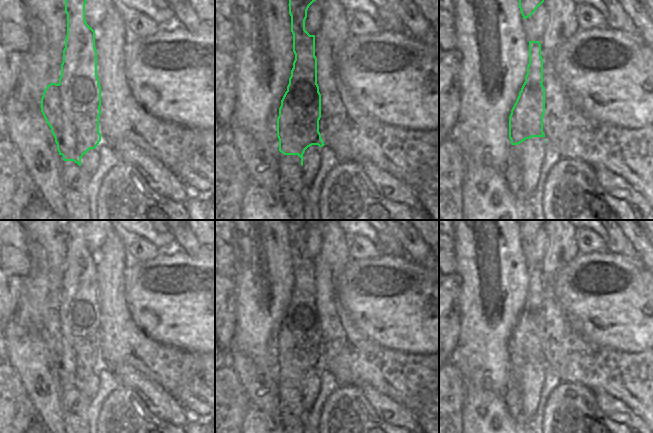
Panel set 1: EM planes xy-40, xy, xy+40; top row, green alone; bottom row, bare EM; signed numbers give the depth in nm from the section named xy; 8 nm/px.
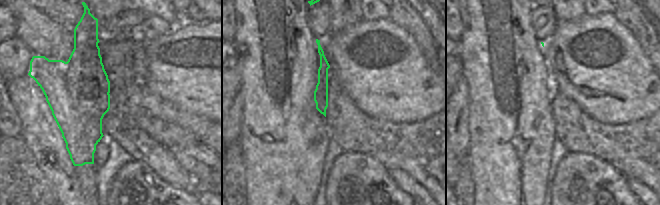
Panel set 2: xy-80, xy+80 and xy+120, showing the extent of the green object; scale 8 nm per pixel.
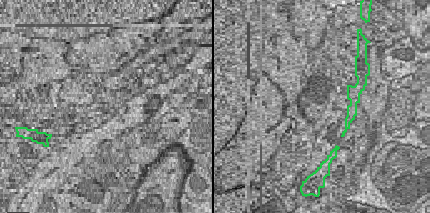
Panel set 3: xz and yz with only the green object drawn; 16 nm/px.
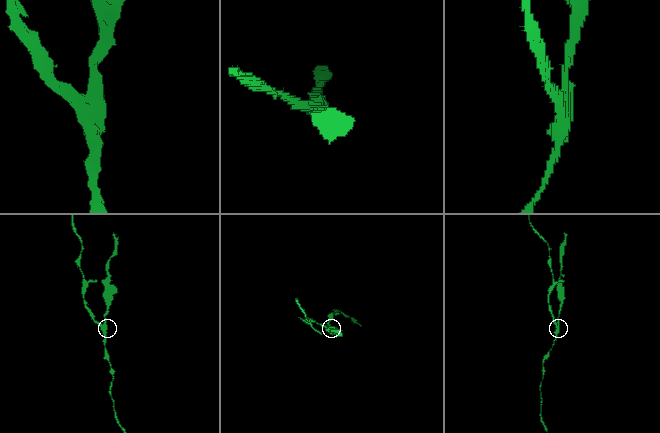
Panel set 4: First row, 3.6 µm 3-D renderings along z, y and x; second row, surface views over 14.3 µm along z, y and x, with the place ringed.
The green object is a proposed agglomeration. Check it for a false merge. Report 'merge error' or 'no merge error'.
merge error

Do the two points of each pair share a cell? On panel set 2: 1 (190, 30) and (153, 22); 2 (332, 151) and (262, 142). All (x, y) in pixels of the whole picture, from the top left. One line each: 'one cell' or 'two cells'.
1: two cells
2: two cells

